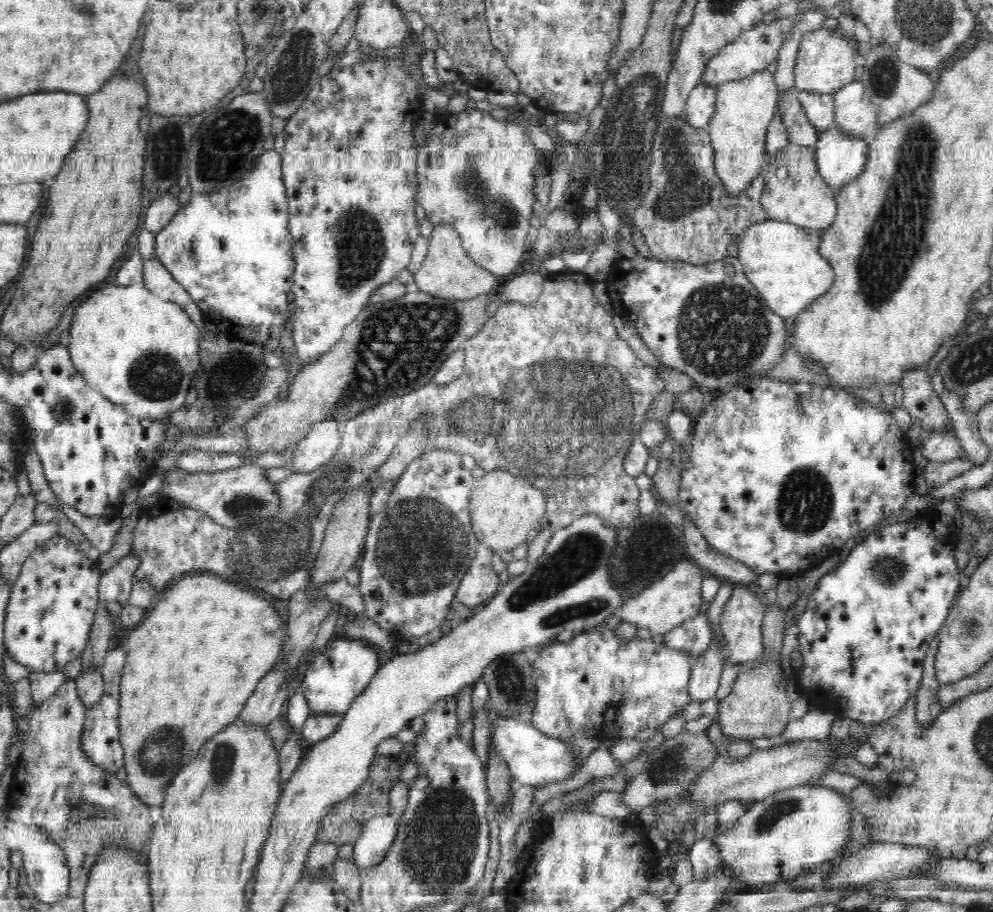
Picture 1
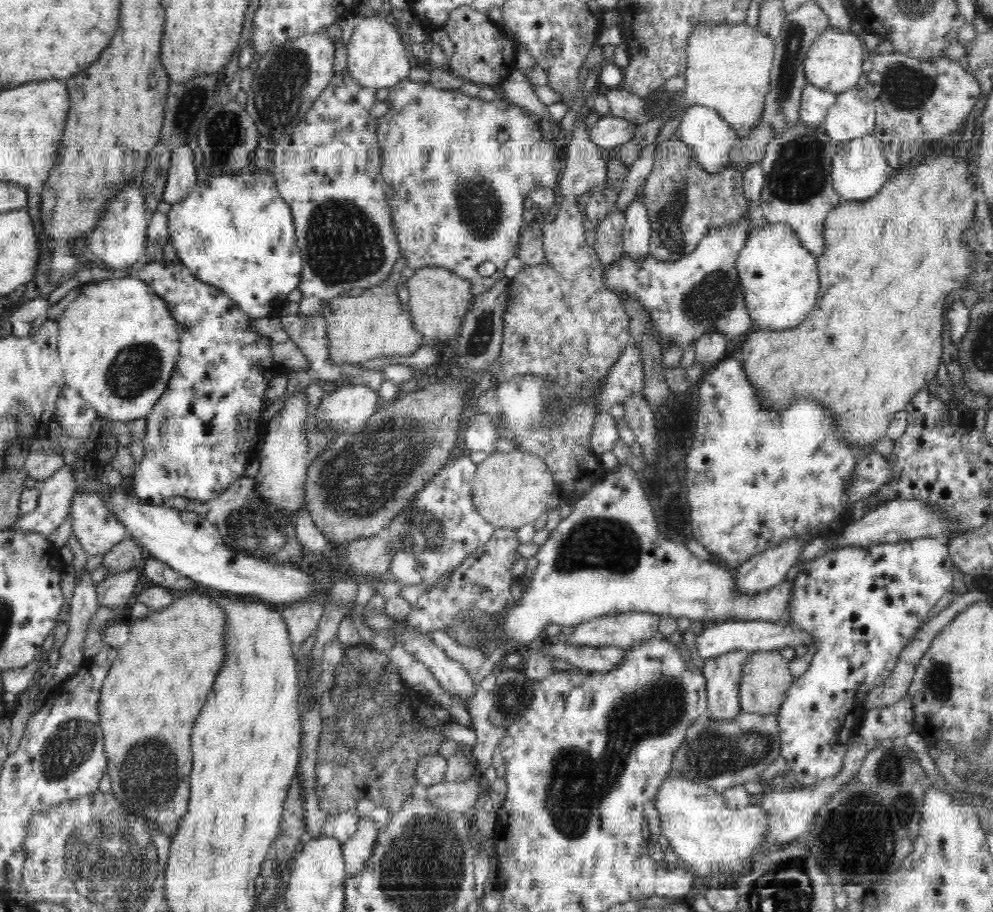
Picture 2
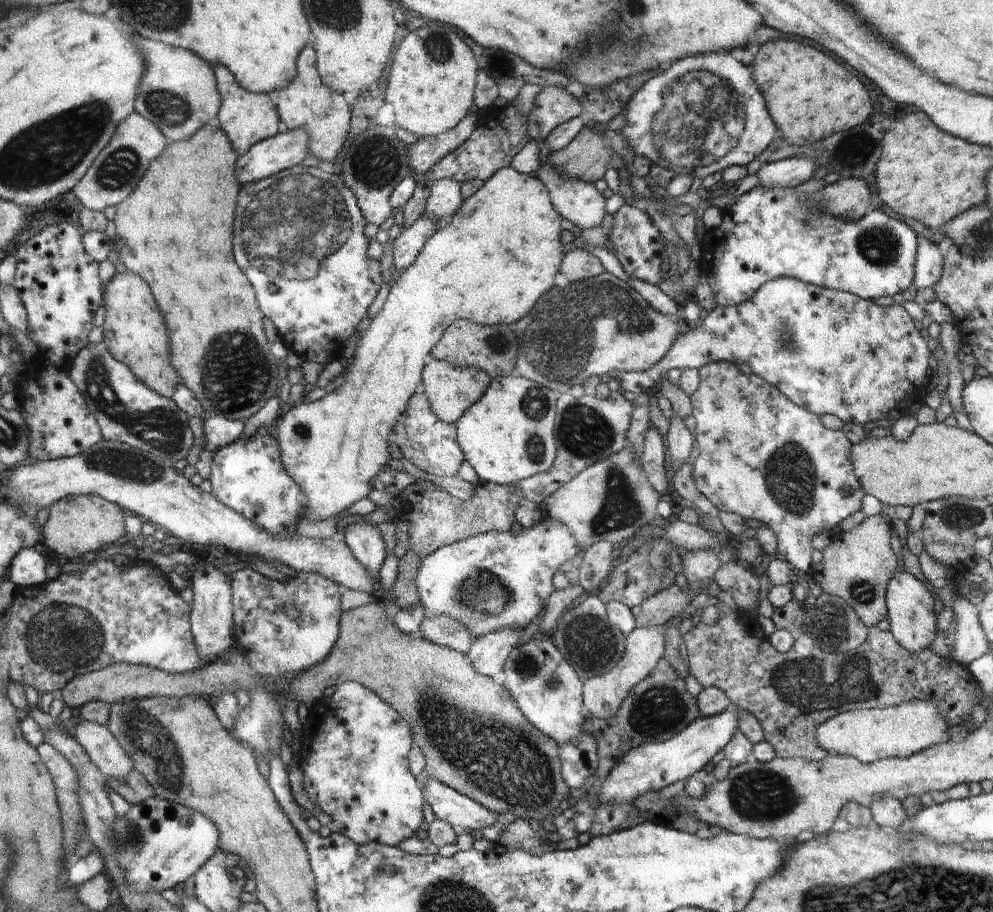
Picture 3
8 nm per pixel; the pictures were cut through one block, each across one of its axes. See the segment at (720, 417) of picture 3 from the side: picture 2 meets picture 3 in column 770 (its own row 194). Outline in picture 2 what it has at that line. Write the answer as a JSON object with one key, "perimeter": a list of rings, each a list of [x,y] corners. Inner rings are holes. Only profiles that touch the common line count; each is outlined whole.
{"perimeter":[[[408,78],[402,80],[399,84],[396,84],[394,88],[390,88],[390,112],[387,112],[376,122],[378,128],[378,136],[376,136],[377,144],[380,145],[381,162],[380,162],[380,174],[384,177],[384,192],[386,192],[386,198],[388,198],[388,206],[392,211],[392,224],[395,232],[397,233],[397,244],[400,245],[400,256],[404,255],[407,258],[407,266],[409,268],[423,269],[424,267],[442,267],[450,271],[452,274],[462,277],[468,280],[472,285],[473,296],[478,296],[488,292],[500,278],[504,278],[504,268],[506,268],[506,262],[517,256],[518,248],[520,244],[520,238],[526,222],[522,217],[524,212],[524,200],[530,196],[530,192],[540,184],[536,180],[538,174],[538,160],[540,156],[544,156],[544,152],[550,156],[550,148],[548,146],[542,146],[544,141],[548,137],[542,137],[540,128],[538,125],[541,123],[535,117],[532,117],[529,113],[526,113],[519,106],[512,104],[505,98],[500,96],[495,101],[485,102],[480,97],[470,98],[466,94],[462,94],[456,89],[453,90],[437,90],[430,84],[420,84],[420,82],[411,82]],[[500,132],[506,132],[508,134],[508,141],[501,144],[498,142],[498,134]],[[484,262],[493,262],[496,265],[496,272],[490,277],[482,277],[478,273],[478,266],[484,264]]]}

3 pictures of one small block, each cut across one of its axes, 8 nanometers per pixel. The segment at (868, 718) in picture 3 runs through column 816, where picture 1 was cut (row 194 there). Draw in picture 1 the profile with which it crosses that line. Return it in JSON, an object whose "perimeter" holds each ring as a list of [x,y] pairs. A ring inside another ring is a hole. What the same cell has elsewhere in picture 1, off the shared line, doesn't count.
{"perimeter":[[[767,69],[730,81],[717,86],[715,110],[706,129],[715,147],[715,170],[727,187],[727,194],[740,196],[767,163],[764,158],[766,132],[780,96],[775,75]]]}

